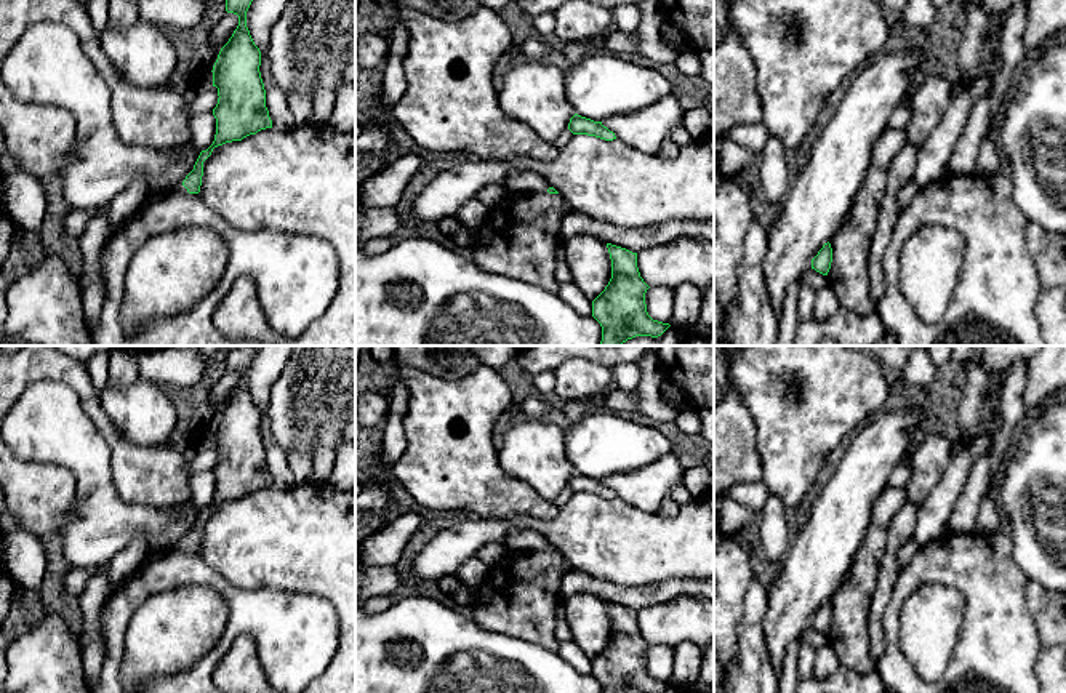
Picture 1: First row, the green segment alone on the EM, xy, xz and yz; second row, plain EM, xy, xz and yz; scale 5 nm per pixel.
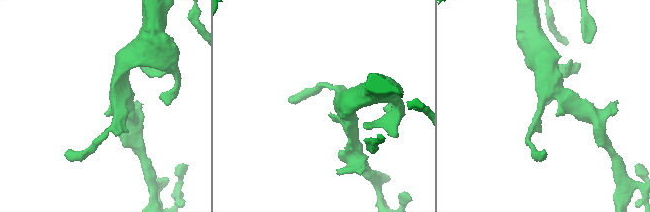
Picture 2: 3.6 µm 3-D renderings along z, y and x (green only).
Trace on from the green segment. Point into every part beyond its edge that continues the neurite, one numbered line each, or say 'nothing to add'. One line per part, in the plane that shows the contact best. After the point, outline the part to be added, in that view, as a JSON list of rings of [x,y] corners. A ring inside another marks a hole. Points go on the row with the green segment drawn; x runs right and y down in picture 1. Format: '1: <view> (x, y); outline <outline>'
1: xy (178, 188); outline [[[184,178],[186,179],[186,178]],[[182,179],[182,181],[184,181]],[[179,181],[178,184],[168,187],[168,189],[163,189],[163,190],[149,190],[147,192],[147,197],[146,197],[146,202],[152,202],[154,198],[160,197],[160,195],[168,195],[168,194],[173,194],[173,192],[178,192],[178,194],[189,194],[187,189],[182,186],[182,181]]]

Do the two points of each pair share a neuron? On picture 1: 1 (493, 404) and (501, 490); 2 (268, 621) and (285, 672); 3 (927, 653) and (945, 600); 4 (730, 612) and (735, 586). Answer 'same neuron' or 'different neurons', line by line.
1: same neuron
2: same neuron
3: same neuron
4: same neuron

